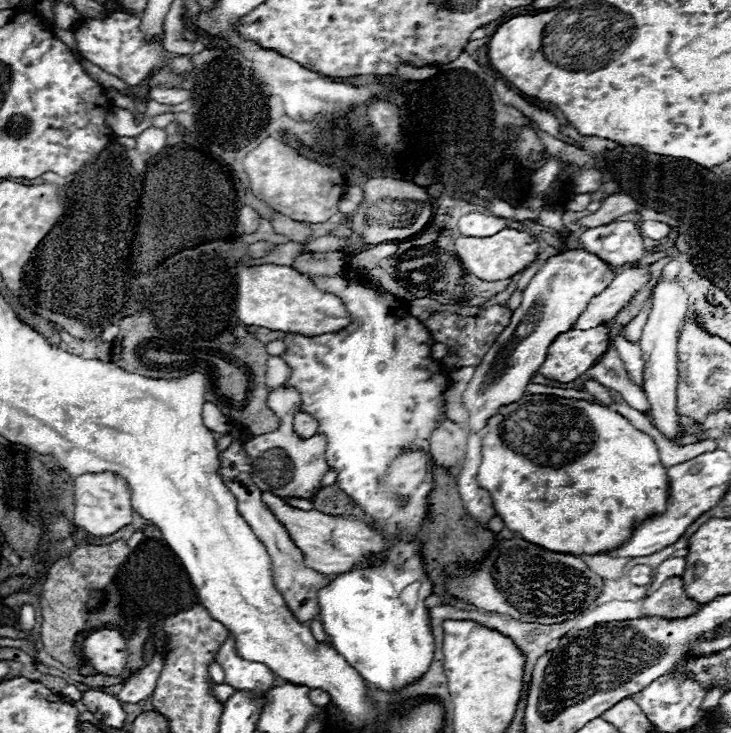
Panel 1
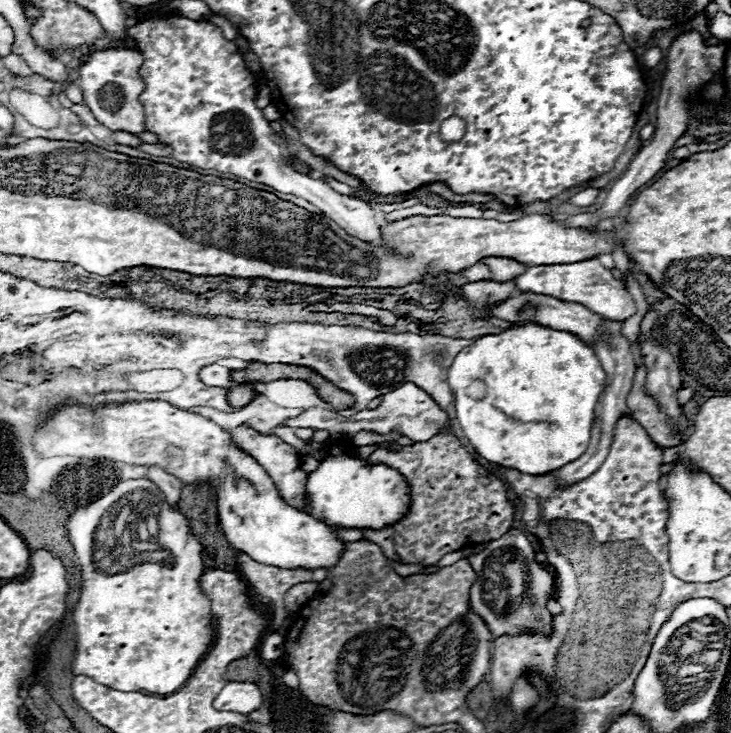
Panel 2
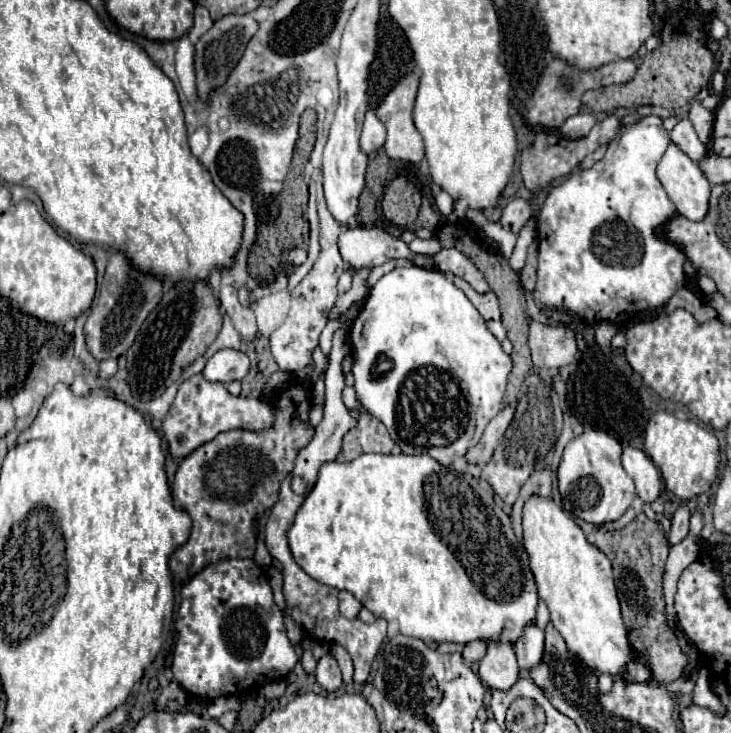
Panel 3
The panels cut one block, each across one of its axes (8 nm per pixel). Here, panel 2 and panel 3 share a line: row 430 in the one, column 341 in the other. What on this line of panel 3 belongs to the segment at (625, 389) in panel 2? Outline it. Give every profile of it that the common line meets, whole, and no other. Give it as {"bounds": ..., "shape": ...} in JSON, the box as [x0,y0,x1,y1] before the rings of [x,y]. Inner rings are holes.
{"bounds":[340,592,362,618],"shape":[[[340,592],[340,612],[346,618],[356,618],[360,608],[362,608],[362,604],[350,592]]]}

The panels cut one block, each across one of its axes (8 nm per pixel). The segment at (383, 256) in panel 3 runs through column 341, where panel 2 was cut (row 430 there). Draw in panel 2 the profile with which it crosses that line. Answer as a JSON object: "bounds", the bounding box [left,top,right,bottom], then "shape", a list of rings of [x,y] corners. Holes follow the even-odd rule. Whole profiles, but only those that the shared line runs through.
{"bounds":[232,426,308,510],"shape":[[[238,426],[232,432],[232,436],[234,436],[234,442],[238,444],[238,448],[242,448],[252,458],[256,458],[256,462],[268,472],[268,476],[274,480],[274,484],[280,490],[280,494],[284,496],[284,500],[288,504],[292,504],[294,508],[304,510],[304,486],[306,486],[306,478],[308,476],[300,468],[300,456],[298,456],[298,452],[290,444],[282,442],[278,436],[262,436],[262,434],[254,432],[248,426]]]}

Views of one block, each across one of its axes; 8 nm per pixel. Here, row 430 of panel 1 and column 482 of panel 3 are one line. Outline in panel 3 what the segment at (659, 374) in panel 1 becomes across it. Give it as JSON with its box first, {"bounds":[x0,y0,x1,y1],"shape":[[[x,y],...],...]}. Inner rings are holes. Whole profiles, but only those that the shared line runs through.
{"bounds":[480,642,520,690],"shape":[[[490,642],[484,660],[480,662],[480,678],[492,690],[508,690],[520,678],[514,648],[506,642]]]}

